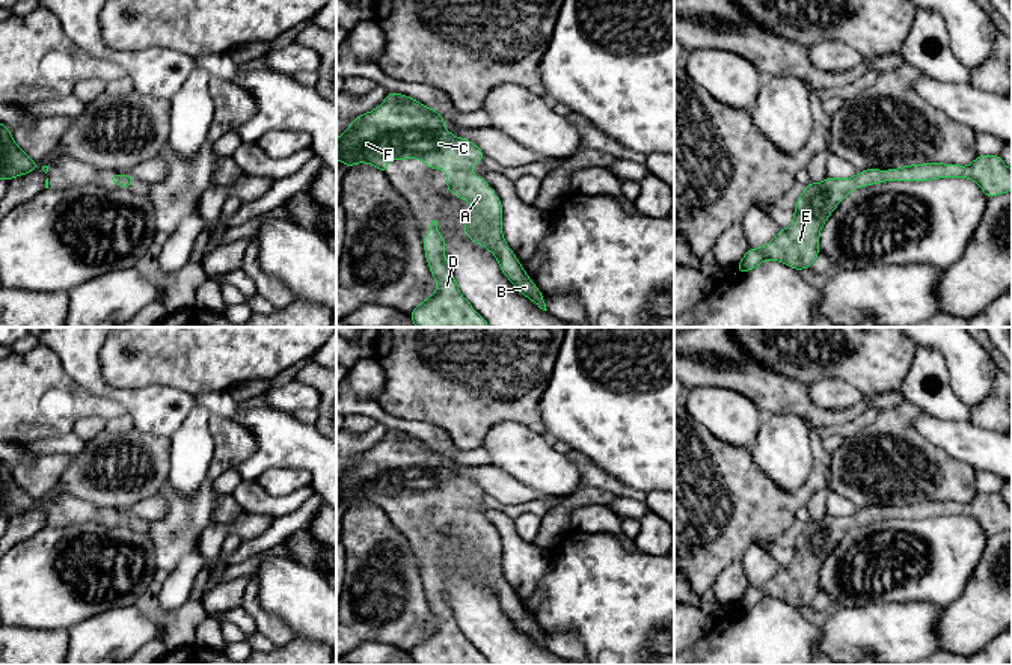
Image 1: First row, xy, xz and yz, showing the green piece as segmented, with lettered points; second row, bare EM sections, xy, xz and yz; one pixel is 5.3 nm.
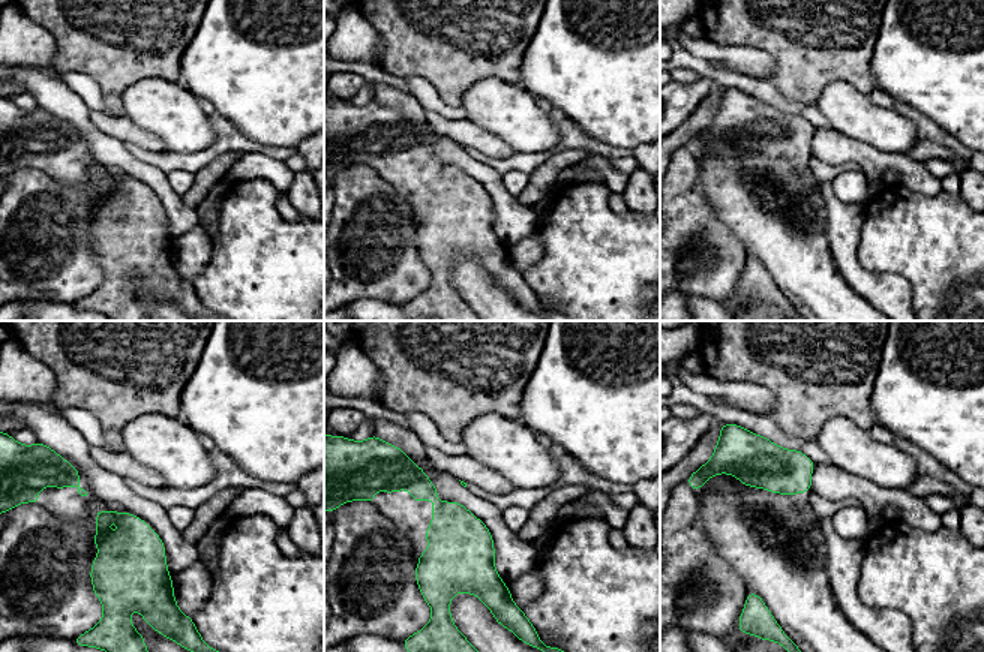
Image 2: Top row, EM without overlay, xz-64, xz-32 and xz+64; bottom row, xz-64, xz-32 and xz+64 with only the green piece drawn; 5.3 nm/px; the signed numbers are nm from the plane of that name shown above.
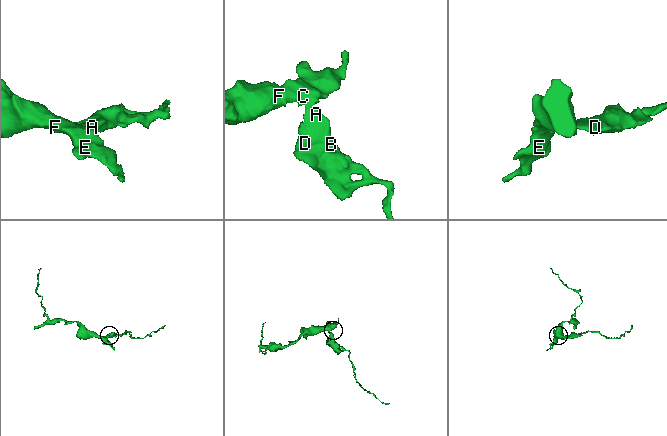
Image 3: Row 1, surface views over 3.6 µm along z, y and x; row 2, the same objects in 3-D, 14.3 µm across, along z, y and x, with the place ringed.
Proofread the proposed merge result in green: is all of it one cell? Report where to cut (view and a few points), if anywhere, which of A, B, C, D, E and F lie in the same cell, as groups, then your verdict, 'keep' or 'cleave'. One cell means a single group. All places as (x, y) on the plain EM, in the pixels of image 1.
no cut | A B C D E F | keep

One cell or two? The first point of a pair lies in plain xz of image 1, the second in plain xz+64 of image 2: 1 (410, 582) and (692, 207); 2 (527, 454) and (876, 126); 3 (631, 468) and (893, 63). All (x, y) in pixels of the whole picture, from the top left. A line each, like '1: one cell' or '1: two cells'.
1: one cell
2: one cell
3: one cell

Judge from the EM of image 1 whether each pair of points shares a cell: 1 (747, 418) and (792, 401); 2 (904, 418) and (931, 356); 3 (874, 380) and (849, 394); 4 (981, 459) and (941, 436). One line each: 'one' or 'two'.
1: two
2: two
3: two
4: one

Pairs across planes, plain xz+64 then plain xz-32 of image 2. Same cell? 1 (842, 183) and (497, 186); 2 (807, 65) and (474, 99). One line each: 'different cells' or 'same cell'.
1: different cells
2: different cells

